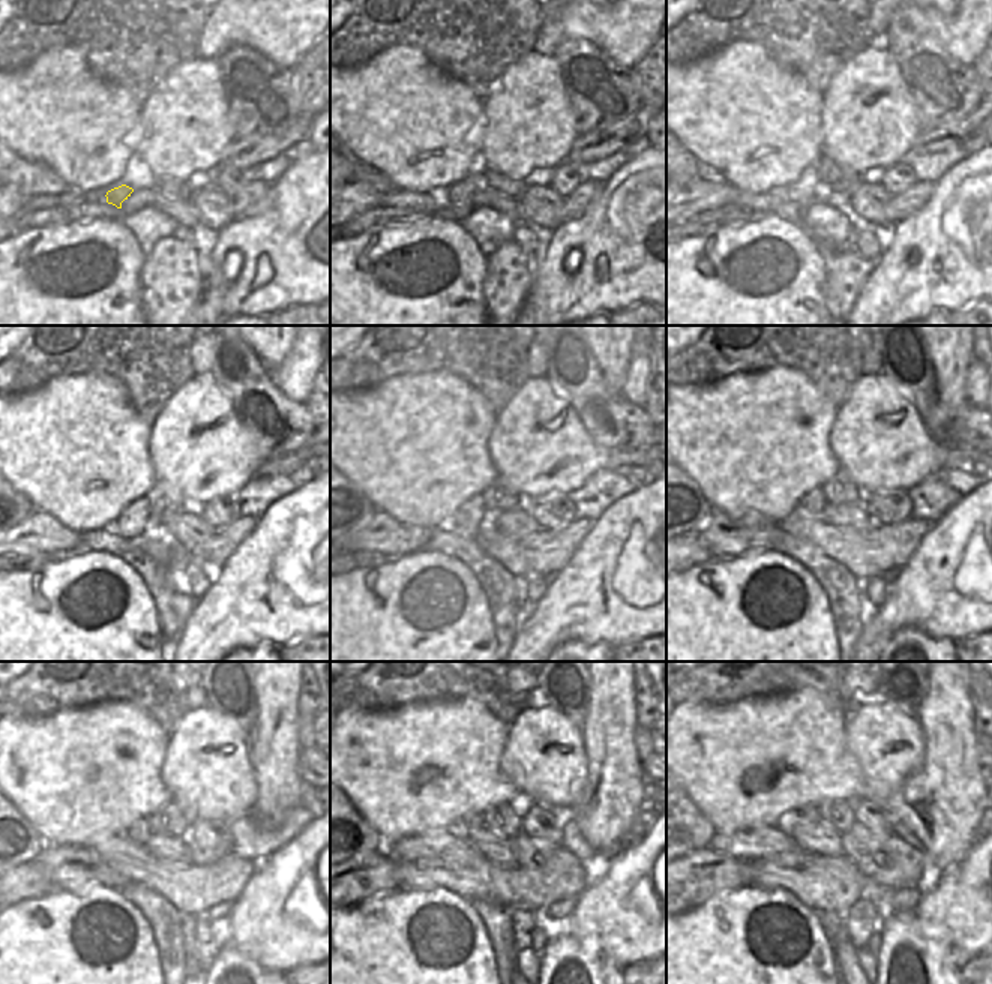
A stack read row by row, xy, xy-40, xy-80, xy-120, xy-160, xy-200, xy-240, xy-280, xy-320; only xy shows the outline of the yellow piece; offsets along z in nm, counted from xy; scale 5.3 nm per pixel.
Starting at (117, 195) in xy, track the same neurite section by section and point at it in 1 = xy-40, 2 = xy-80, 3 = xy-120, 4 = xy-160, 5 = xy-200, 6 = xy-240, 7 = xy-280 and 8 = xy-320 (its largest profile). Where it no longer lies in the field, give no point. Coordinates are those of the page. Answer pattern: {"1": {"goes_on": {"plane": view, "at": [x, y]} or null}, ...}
{"1": {"goes_on": {"plane": "xy-40", "at": [462, 191]}}, "2": {"goes_on": {"plane": "xy-80", "at": [808, 185]}}, "3": {"goes_on": {"plane": "xy-120", "at": [132, 522]}}, "4": {"goes_on": {"plane": "xy-160", "at": [465, 522]}}, "5": {"goes_on": {"plane": "xy-200", "at": [814, 501]}}, "6": {"goes_on": {"plane": "xy-240", "at": [138, 831]}}, "7": {"goes_on": {"plane": "xy-280", "at": [461, 827]}}, "8": {"goes_on": {"plane": "xy-320", "at": [806, 813]}}}

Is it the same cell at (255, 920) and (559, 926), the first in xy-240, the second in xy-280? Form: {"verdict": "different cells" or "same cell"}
{"verdict": "same cell"}

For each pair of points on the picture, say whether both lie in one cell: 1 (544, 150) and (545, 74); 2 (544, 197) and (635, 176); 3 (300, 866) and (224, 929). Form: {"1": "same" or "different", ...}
{"1": "same", "2": "different", "3": "same"}

